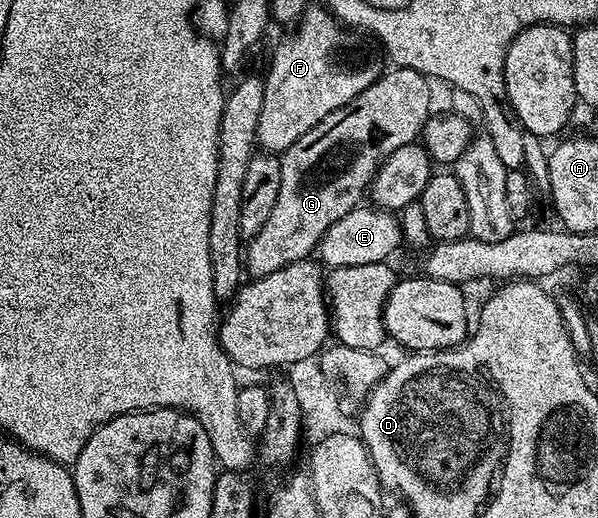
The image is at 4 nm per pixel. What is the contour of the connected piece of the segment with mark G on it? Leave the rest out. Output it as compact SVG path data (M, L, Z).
M393 67L386 70L370 87L363 89L363 93L347 101L347 105L335 109L335 113L327 113L327 117L323 117L315 129L307 129L307 133L303 133L295 145L287 148L280 156L281 184L279 197L275 197L275 209L271 209L271 217L267 217L263 229L248 240L243 251L243 267L250 276L275 273L275 269L283 269L295 261L310 258L318 250L327 229L331 229L339 217L347 217L347 213L362 206L369 184L381 168L382 161L395 153L395 149L403 149L403 145L414 142L429 120L427 83L426 76L415 69Z

